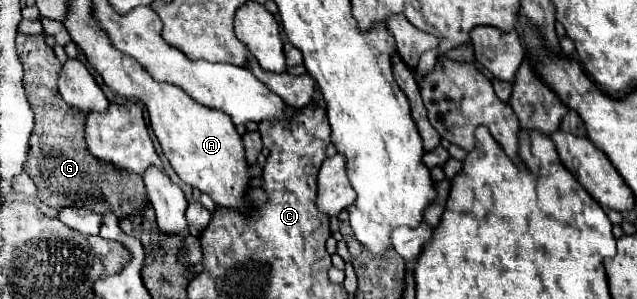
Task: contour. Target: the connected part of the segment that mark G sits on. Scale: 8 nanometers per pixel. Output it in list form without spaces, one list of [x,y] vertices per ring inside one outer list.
[[[18,33],[16,37],[16,49],[24,65],[26,99],[34,111],[34,129],[28,141],[30,149],[24,163],[24,173],[28,173],[38,187],[38,199],[58,211],[68,205],[76,205],[92,209],[100,215],[106,211],[112,211],[118,217],[138,213],[146,205],[146,189],[142,177],[130,171],[122,171],[112,163],[90,155],[84,141],[84,113],[70,107],[60,97],[56,81],[62,63],[56,59],[52,47],[46,45],[44,37],[44,33]]]

